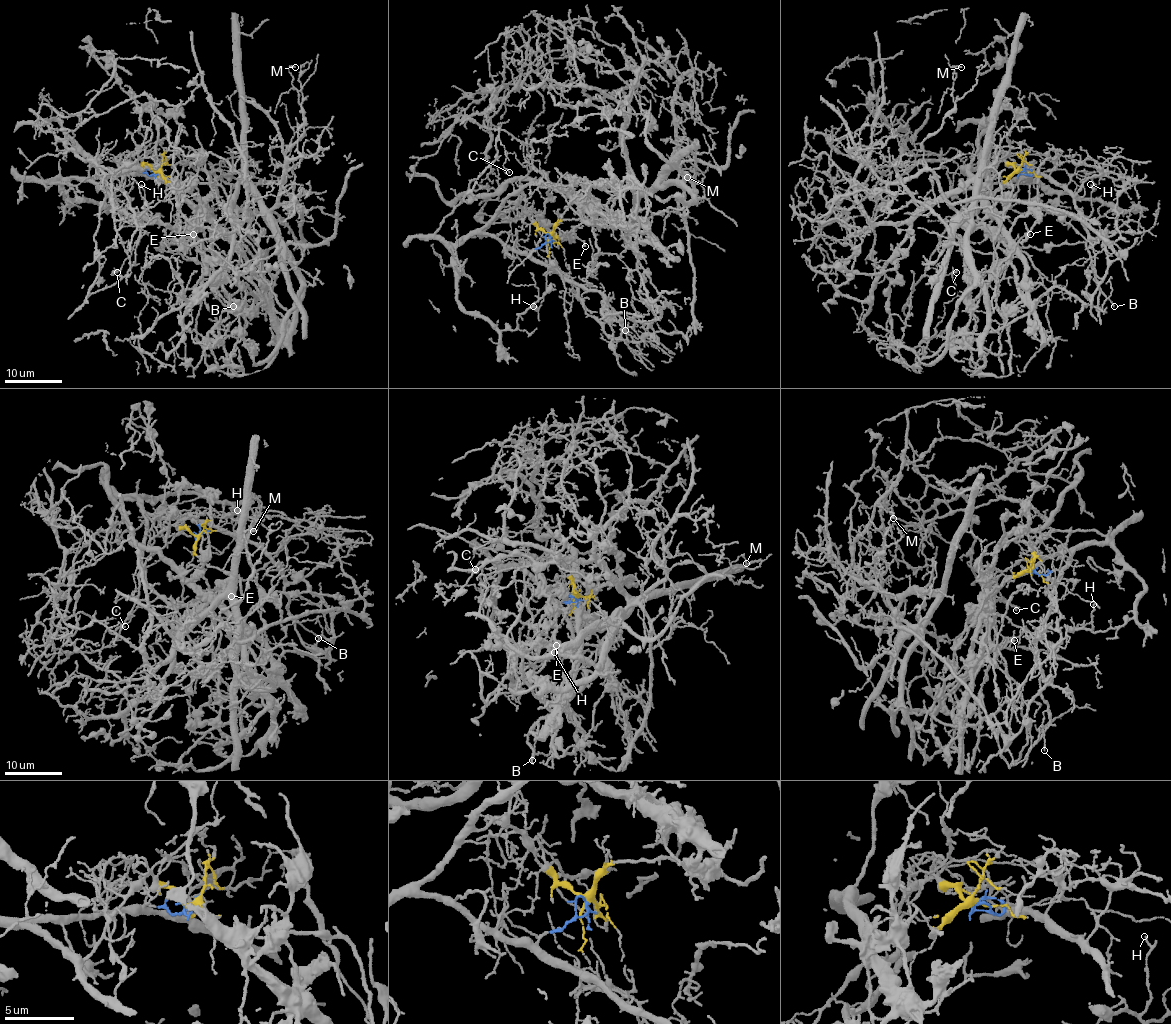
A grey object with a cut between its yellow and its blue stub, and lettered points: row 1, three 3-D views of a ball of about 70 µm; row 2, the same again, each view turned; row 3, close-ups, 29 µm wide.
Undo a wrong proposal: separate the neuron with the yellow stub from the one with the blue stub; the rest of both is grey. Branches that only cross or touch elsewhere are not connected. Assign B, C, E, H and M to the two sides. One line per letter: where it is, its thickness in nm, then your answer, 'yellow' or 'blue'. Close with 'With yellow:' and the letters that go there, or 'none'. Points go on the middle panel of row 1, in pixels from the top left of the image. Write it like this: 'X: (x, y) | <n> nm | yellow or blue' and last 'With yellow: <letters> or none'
B: (625, 330) | 120 nm | blue
C: (509, 172) | 80 nm | yellow
E: (585, 246) | 170 nm | yellow
H: (533, 306) | 80 nm | blue
M: (687, 177) | 140 nm | yellow
With yellow: C, E, M

